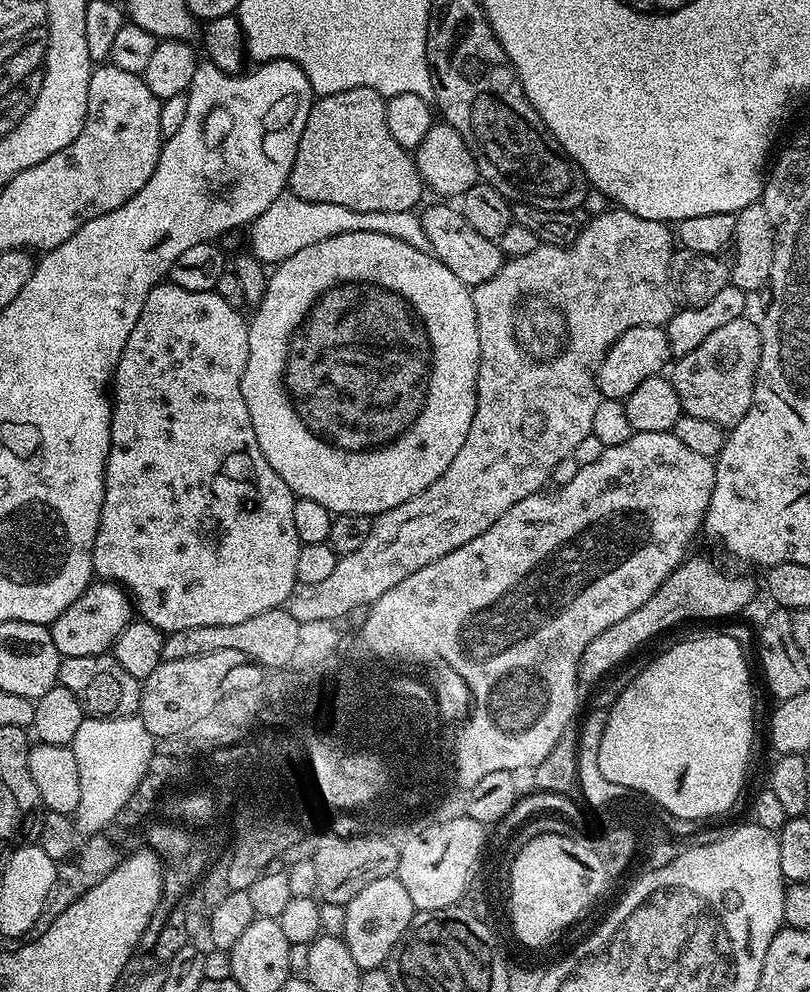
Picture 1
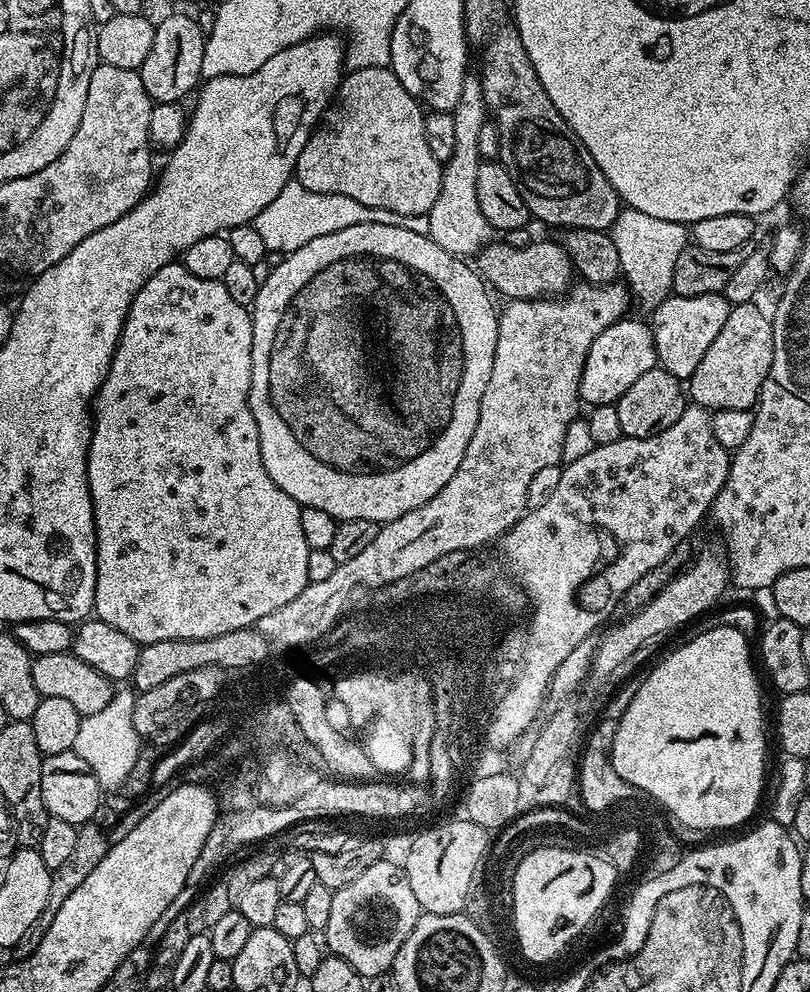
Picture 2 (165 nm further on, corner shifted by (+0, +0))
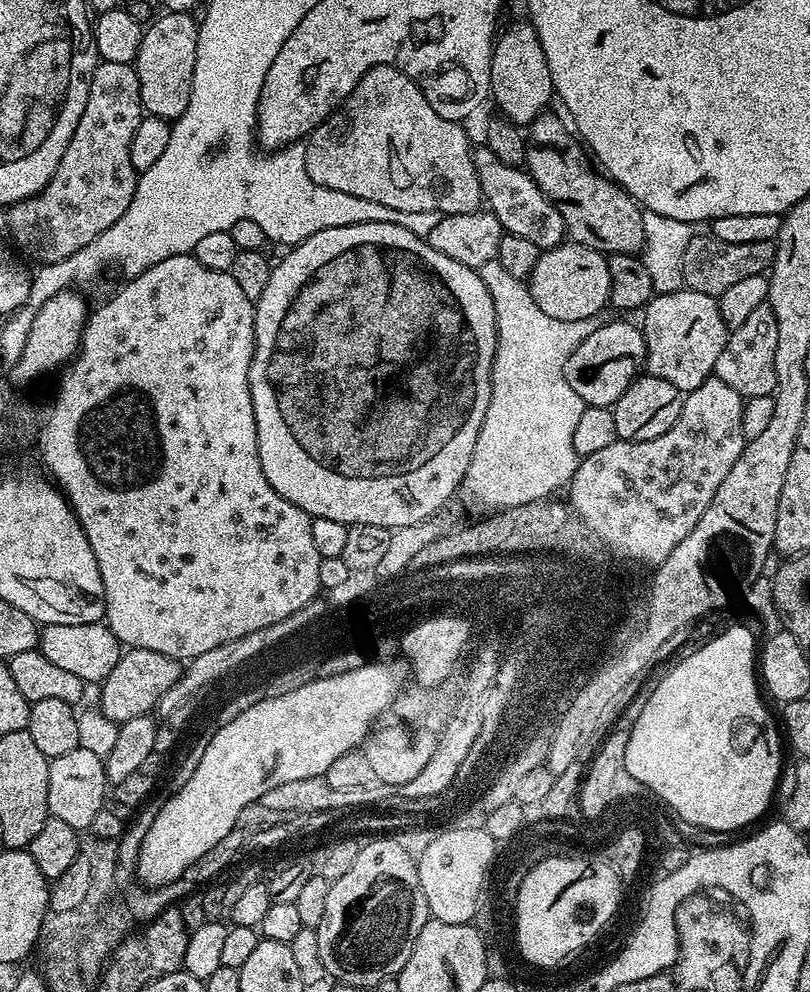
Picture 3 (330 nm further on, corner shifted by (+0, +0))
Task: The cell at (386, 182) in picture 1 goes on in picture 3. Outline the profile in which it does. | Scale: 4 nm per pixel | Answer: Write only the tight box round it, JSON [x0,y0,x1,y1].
[304,64,482,216]

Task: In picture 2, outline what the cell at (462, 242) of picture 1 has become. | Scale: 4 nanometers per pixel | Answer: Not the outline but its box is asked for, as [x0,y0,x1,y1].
[474,238,574,300]

